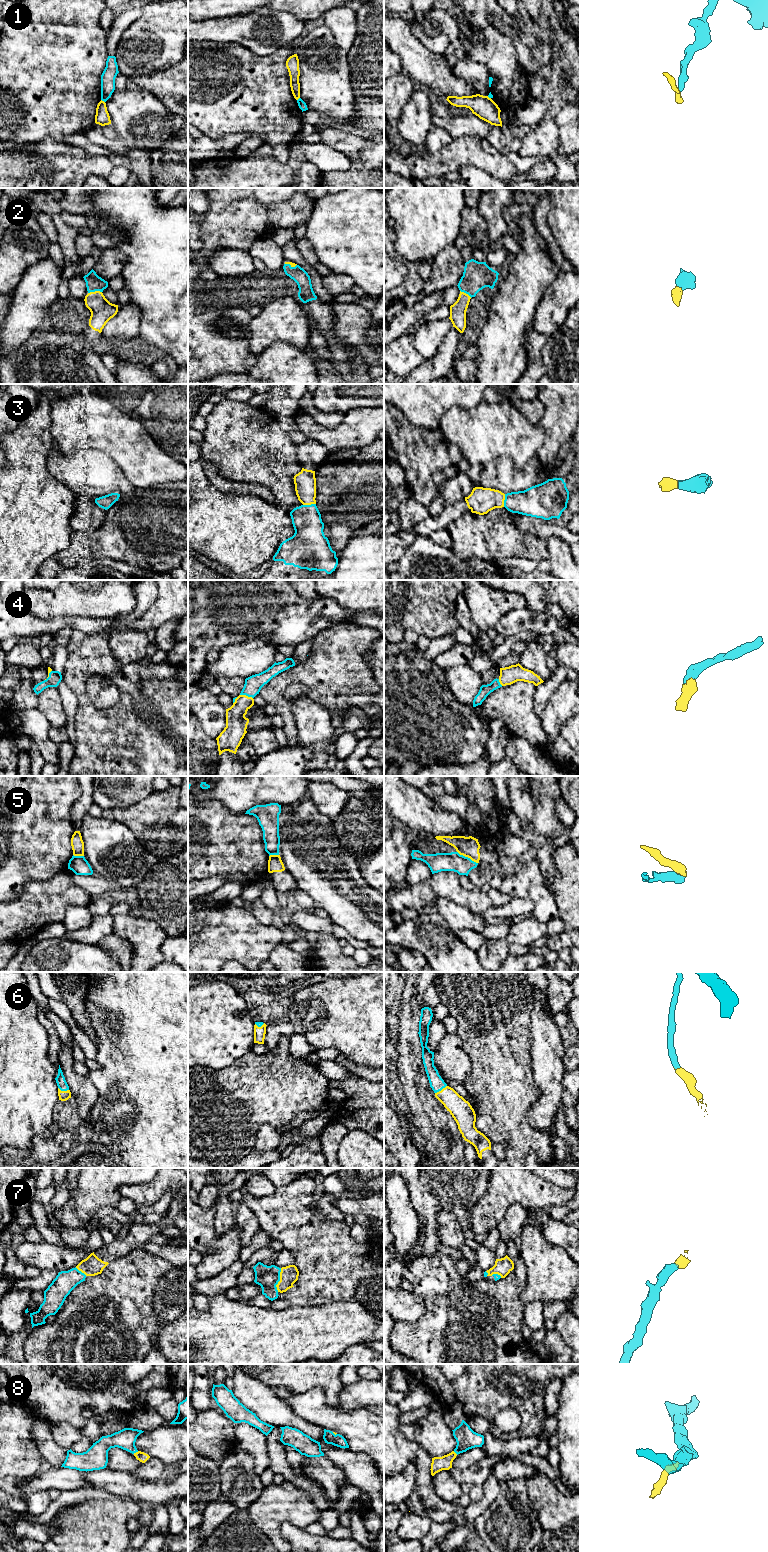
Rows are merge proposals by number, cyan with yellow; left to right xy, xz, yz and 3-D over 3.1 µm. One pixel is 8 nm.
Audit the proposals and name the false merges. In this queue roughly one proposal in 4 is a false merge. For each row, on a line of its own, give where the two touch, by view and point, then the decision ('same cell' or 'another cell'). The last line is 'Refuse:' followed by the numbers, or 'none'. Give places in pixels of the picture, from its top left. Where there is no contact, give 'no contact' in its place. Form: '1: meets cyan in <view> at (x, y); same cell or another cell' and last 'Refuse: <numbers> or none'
1: meets cyan in xy at (103, 100); another cell
2: meets cyan in xy at (94, 291); same cell
3: meets cyan in xz at (309, 505); same cell
4: meets cyan in xz at (246, 695); same cell
5: meets cyan in yz at (467, 857); another cell
6: meets cyan in yz at (440, 1090); same cell
7: meets cyan in xz at (279, 1280); same cell
8: meets cyan in xy at (135, 1452); same cell
Refuse: 1, 5

